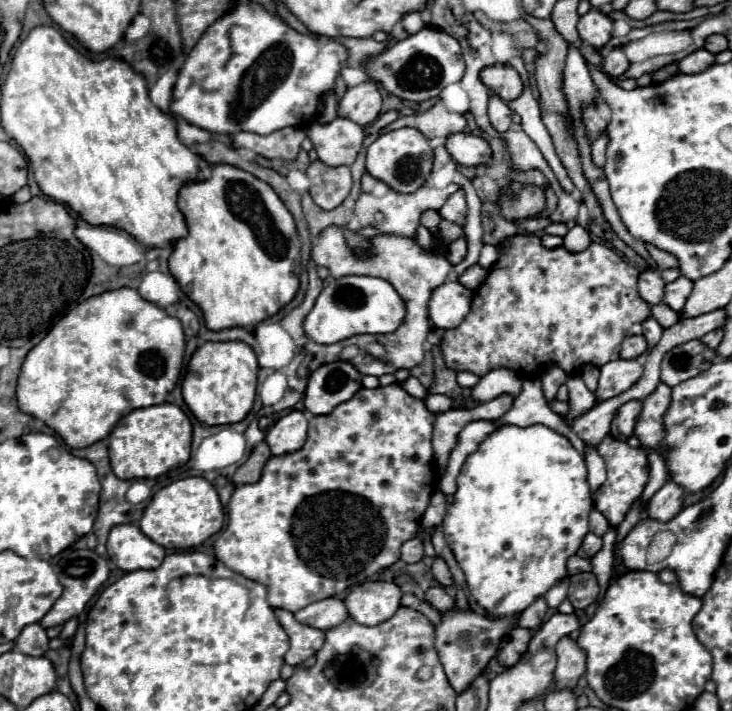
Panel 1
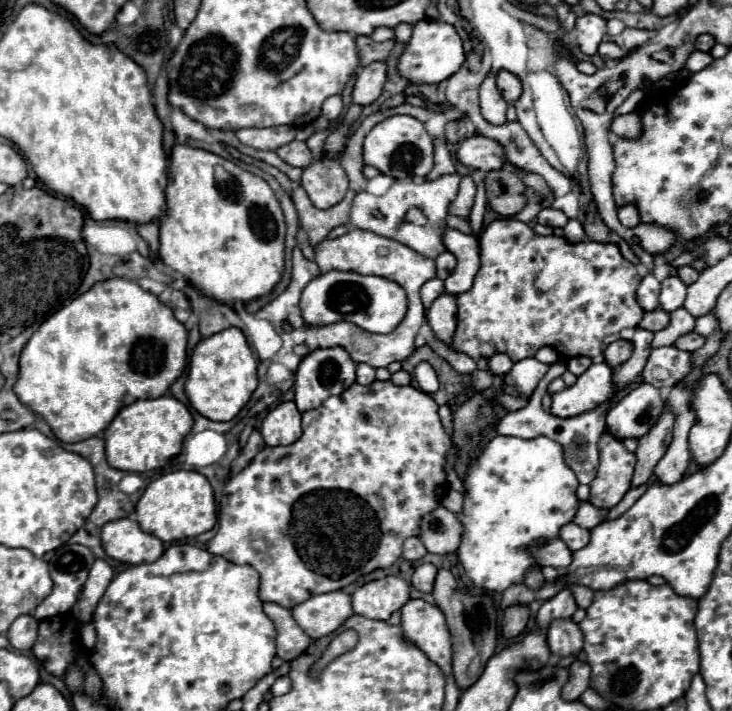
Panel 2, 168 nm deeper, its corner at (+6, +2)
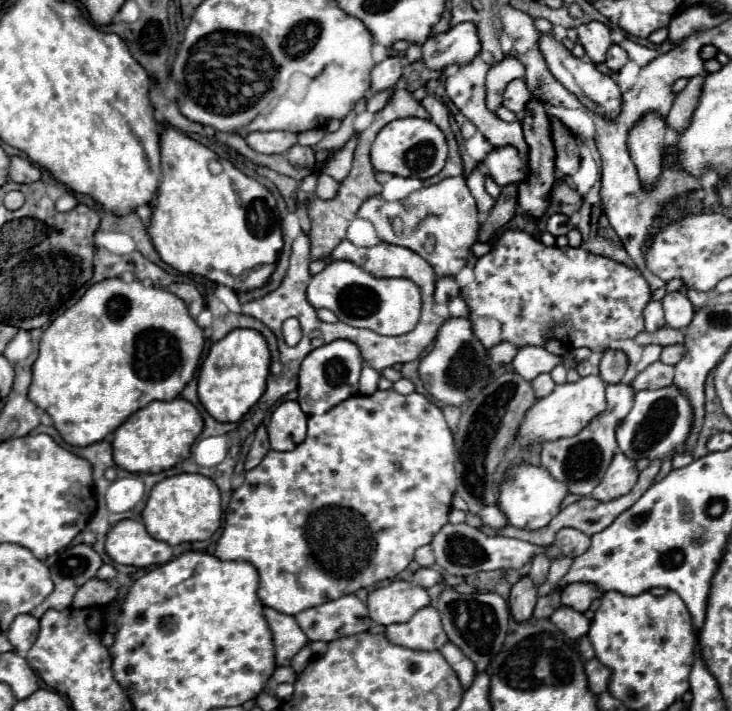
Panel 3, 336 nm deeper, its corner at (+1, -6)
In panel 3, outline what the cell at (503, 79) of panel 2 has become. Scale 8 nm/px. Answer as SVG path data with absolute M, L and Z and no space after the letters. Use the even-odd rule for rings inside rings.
M516 79L516 81L512 81L512 83L506 87L502 105L508 107L510 111L514 111L516 115L520 115L520 113L526 109L530 97L532 97L532 93L528 93L528 87L526 87L524 79Z

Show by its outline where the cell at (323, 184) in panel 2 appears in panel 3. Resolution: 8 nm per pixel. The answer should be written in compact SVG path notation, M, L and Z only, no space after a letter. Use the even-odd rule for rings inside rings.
M320 173L318 187L316 187L316 197L320 197L320 199L332 199L336 193L338 193L338 181L332 179L330 175Z

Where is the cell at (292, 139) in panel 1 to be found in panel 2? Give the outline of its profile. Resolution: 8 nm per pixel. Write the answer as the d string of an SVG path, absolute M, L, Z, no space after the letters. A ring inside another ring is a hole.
M279 125L279 127L269 127L269 129L239 129L237 139L243 145L249 145L253 149L277 151L279 147L295 139L295 127Z

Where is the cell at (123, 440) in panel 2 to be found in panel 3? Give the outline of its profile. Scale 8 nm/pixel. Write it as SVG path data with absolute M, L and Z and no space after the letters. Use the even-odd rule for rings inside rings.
M176 397L172 401L152 401L144 409L138 409L114 431L114 461L130 473L160 473L174 467L178 461L190 457L190 447L204 429L204 419L198 409Z

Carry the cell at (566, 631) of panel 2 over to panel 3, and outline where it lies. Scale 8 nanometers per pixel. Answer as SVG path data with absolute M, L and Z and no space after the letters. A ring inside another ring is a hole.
M558 607L552 613L552 623L564 631L564 635L568 635L570 639L580 639L588 633L590 621L584 617L584 613L576 611L576 609L568 609L568 607Z

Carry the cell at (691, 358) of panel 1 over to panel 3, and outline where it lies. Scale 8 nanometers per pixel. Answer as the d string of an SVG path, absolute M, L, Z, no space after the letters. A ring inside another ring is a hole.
M656 361L656 363L648 365L644 371L638 373L636 379L630 381L630 387L634 391L660 389L660 387L672 385L672 377L674 377L674 367L672 365L666 365L662 361Z

